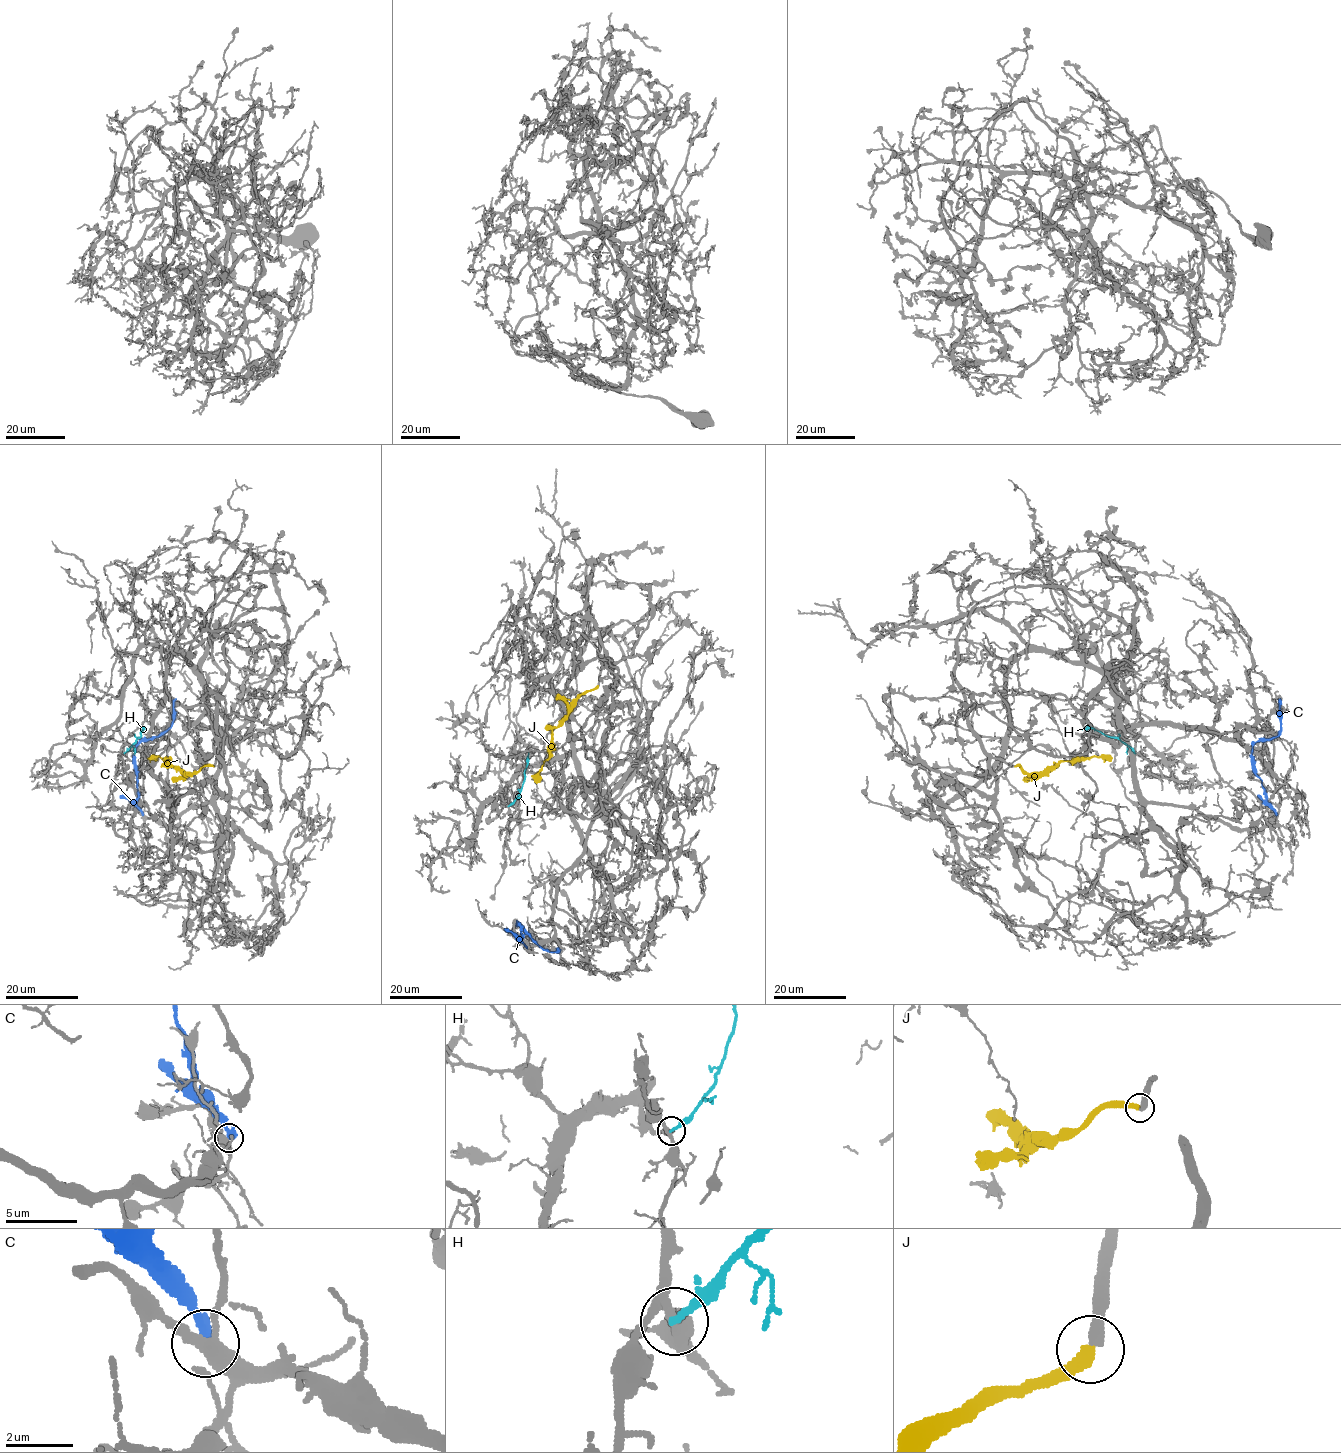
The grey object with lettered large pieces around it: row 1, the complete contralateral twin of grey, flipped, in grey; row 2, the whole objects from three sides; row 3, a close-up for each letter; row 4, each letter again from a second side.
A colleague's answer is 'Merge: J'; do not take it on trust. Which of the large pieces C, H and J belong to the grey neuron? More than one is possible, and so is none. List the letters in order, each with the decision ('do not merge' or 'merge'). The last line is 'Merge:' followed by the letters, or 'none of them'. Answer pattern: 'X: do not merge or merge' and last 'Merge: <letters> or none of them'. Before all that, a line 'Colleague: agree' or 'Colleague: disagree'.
Colleague: agree
C: do not merge
H: do not merge
J: merge
Merge: J

